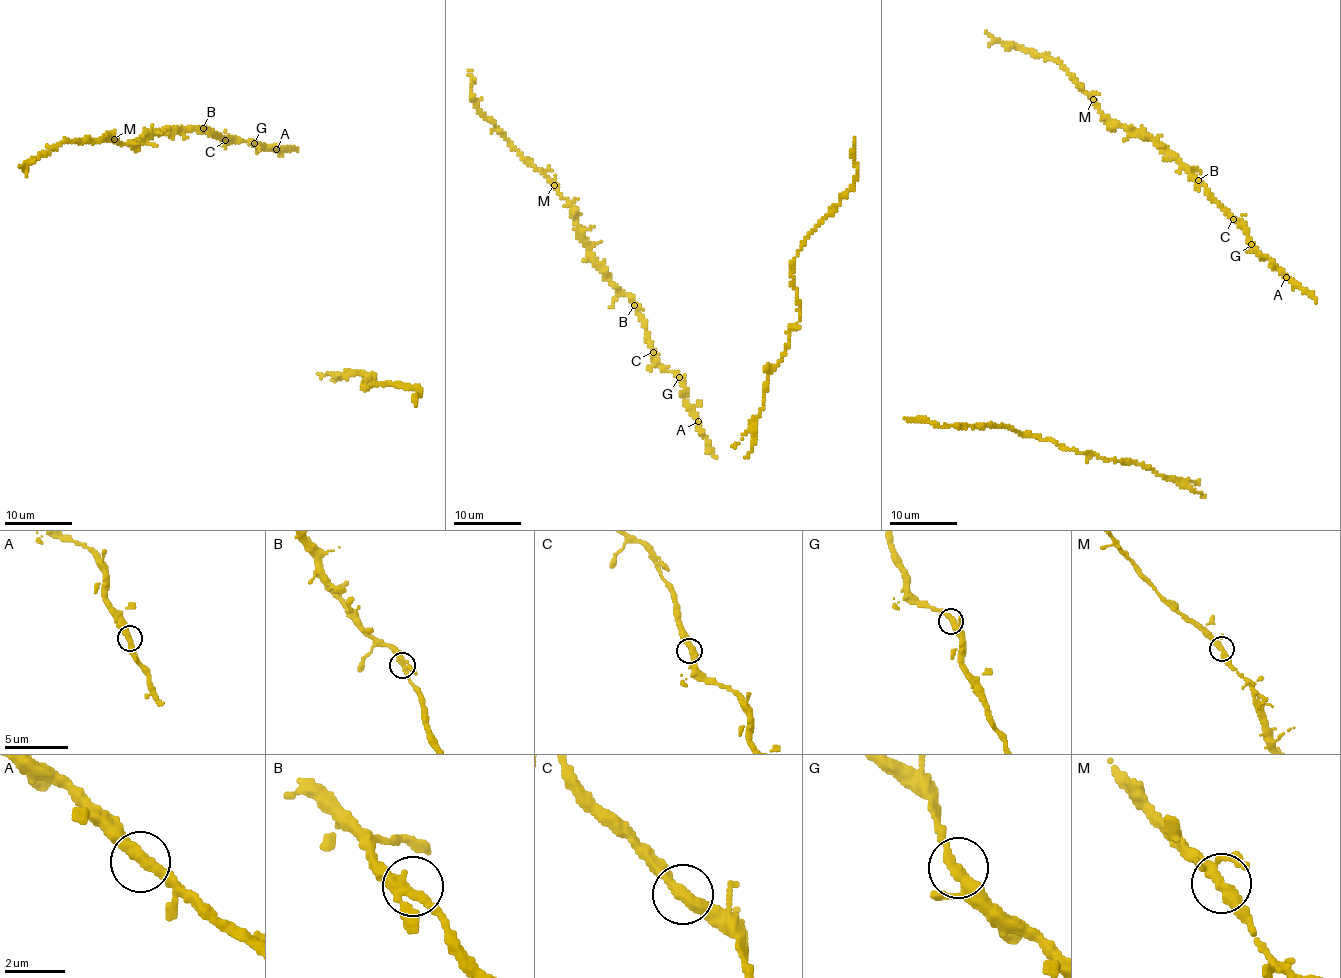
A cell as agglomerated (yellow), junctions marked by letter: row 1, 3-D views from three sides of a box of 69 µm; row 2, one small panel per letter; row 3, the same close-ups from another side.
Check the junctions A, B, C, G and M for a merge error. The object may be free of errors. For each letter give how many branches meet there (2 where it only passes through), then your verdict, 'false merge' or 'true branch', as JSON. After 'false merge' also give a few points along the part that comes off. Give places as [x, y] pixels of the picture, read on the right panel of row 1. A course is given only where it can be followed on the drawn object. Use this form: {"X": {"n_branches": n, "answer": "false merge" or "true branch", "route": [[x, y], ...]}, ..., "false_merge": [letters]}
{"A": {"n_branches": 2, "answer": "true branch"}, "B": {"n_branches": 3, "answer": "true branch"}, "C": {"n_branches": 2, "answer": "true branch"}, "G": {"n_branches": 3, "answer": "true branch"}, "M": {"n_branches": 3, "answer": "true branch"}, "false_merge": []}

